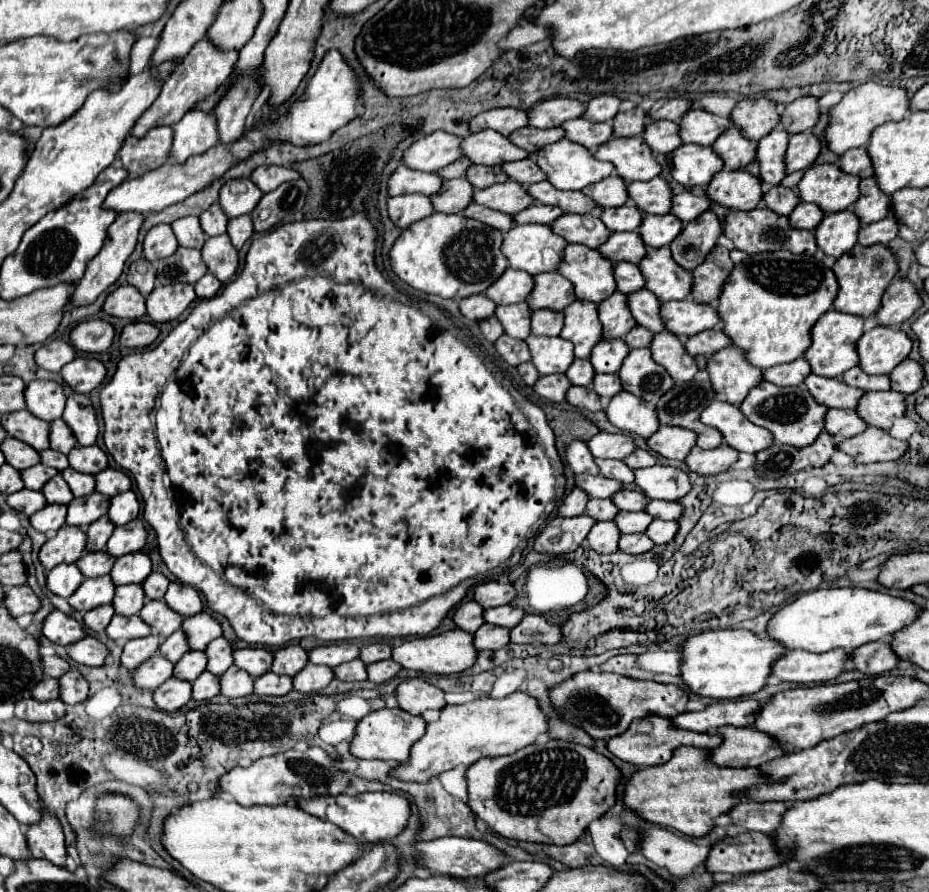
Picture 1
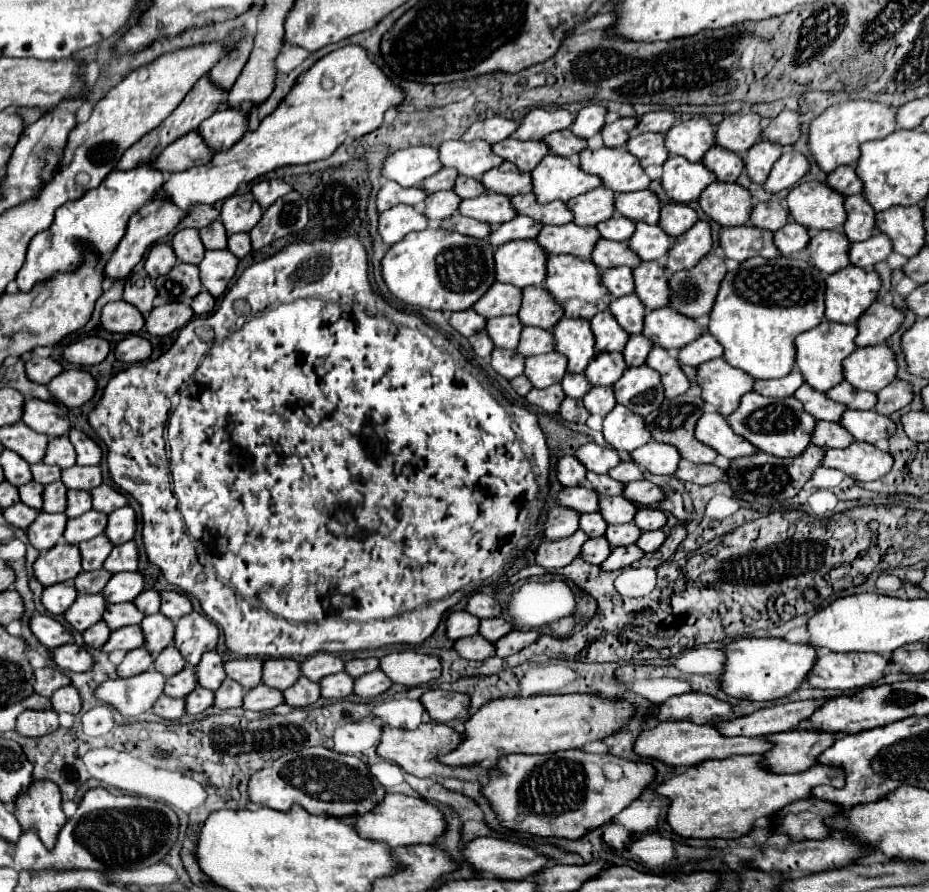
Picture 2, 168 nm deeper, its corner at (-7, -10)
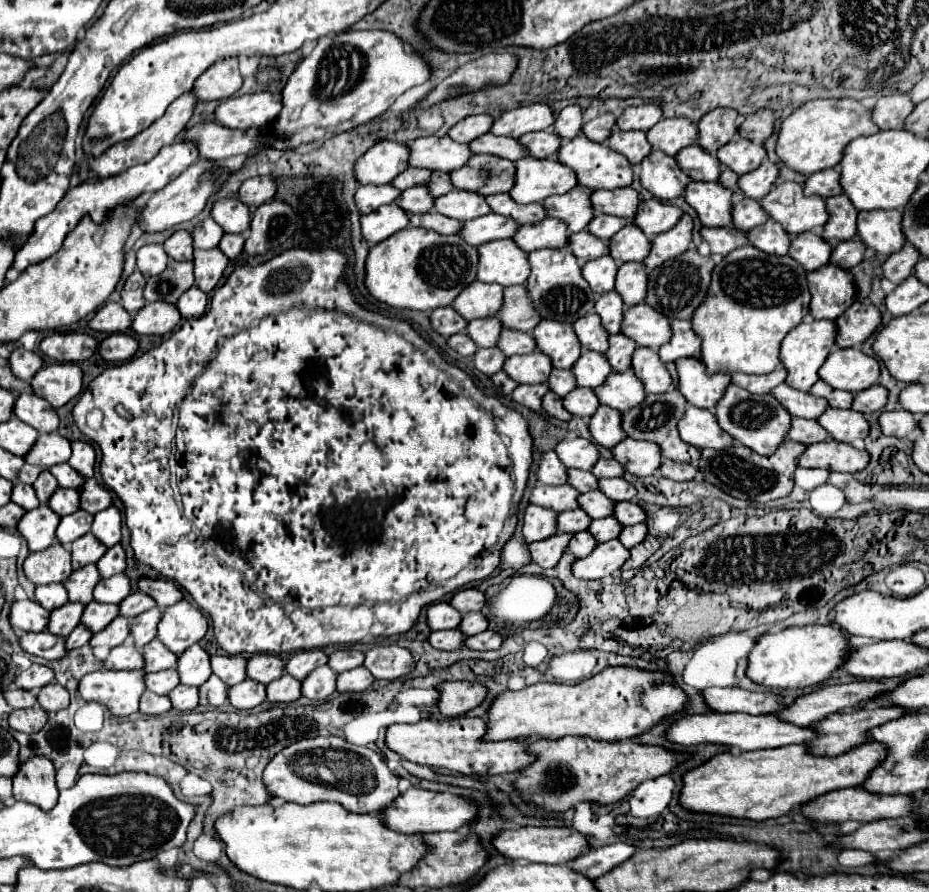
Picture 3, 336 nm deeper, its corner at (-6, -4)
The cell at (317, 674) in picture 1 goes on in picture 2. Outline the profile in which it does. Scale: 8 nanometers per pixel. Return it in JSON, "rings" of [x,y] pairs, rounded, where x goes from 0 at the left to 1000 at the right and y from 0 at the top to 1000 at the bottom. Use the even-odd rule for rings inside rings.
{"rings":[[[322,759],[322,763],[305,775],[307,779],[307,788],[313,793],[330,793],[337,790],[339,786],[343,786],[346,781],[346,772],[339,763],[330,763],[330,759]]]}

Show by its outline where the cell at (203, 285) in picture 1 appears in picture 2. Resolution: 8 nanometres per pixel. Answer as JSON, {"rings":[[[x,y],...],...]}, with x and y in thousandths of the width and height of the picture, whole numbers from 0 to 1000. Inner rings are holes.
{"rings":[[[216,326],[216,328],[208,335],[206,344],[208,344],[208,349],[210,349],[212,353],[221,353],[221,351],[227,351],[227,349],[229,349],[231,340],[234,340],[234,335],[231,335],[231,333],[227,333],[227,328]]]}

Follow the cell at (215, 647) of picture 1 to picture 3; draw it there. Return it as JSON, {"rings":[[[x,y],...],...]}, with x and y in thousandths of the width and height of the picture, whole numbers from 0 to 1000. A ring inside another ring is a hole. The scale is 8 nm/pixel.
{"rings":[[[215,723],[202,725],[196,734],[192,734],[189,752],[196,768],[215,770],[228,757],[226,734]]]}

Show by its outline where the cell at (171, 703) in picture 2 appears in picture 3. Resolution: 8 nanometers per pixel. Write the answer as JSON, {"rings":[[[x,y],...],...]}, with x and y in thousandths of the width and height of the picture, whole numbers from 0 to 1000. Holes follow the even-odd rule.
{"rings":[[[155,775],[153,784],[151,784],[151,799],[155,802],[174,802],[179,797],[183,797],[183,784],[174,781],[174,779],[166,779],[164,775]]]}

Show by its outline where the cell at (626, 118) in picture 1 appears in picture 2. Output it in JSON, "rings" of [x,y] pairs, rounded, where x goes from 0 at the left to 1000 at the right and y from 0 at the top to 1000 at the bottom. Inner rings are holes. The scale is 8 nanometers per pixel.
{"rings":[[[673,131],[673,133],[664,133],[662,138],[651,140],[647,145],[651,163],[653,165],[673,165],[675,154],[679,154],[686,138],[688,138],[688,131]]]}

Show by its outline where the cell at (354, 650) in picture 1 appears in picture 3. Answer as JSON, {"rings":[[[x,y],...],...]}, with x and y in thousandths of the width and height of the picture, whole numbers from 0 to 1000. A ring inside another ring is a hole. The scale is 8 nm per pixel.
{"rings":[[[334,728],[334,730],[321,730],[308,741],[308,754],[316,761],[325,763],[334,752],[349,746],[353,741],[353,734],[347,728]],[[338,743],[338,746],[336,746]]]}

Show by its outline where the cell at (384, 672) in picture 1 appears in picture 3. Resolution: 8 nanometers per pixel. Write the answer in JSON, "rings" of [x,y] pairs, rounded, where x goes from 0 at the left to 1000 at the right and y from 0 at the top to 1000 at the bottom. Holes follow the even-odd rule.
{"rings":[[[383,748],[383,750],[377,750],[377,752],[364,757],[362,775],[366,775],[366,777],[394,775],[400,768],[400,763],[403,763],[403,759],[398,757],[398,752],[394,752],[394,748]]]}

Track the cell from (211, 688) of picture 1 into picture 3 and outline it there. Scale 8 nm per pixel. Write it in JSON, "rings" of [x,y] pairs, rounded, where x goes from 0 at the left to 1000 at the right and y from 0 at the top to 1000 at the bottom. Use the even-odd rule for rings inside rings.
{"rings":[[[192,768],[187,775],[183,775],[181,784],[189,797],[207,797],[213,793],[213,772]]]}

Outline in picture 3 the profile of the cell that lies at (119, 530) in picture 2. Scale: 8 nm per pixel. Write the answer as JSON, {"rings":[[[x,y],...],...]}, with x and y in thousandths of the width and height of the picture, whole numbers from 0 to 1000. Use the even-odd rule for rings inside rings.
{"rings":[[[118,566],[116,571],[103,575],[97,598],[99,598],[108,609],[112,609],[114,613],[121,613],[121,611],[129,609],[129,604],[131,604],[129,591],[131,591],[129,573],[127,573],[123,566]]]}

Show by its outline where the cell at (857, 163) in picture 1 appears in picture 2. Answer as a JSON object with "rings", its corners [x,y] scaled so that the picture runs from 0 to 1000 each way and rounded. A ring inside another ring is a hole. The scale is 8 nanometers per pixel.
{"rings":[[[916,185],[895,192],[890,207],[907,219],[920,219],[920,216],[929,214],[929,203],[925,203],[925,196],[920,194],[920,187],[916,187]]]}

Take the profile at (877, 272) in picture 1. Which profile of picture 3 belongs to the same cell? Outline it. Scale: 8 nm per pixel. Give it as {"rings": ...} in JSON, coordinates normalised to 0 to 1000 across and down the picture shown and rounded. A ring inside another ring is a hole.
{"rings":[[[898,297],[883,299],[868,308],[872,317],[872,353],[900,360],[919,340],[919,313],[915,304]]]}

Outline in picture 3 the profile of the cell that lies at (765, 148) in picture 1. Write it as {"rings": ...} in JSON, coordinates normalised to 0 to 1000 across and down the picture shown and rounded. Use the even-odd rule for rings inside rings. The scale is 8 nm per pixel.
{"rings":[[[792,151],[790,156],[786,156],[786,160],[773,167],[771,176],[777,185],[786,187],[792,196],[801,196],[812,192],[820,183],[820,178],[825,178],[825,169],[820,163],[807,160],[805,156]]]}

